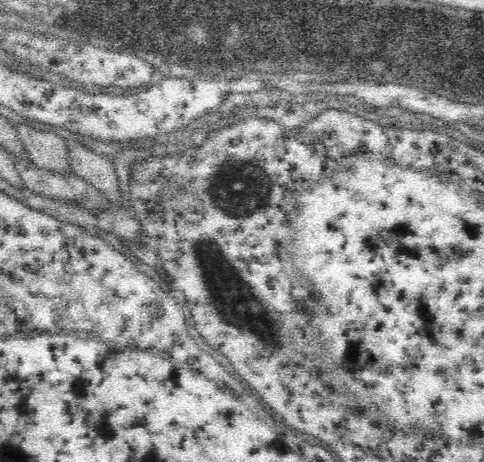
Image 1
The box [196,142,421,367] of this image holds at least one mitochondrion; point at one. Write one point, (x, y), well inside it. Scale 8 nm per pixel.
(243, 193)

